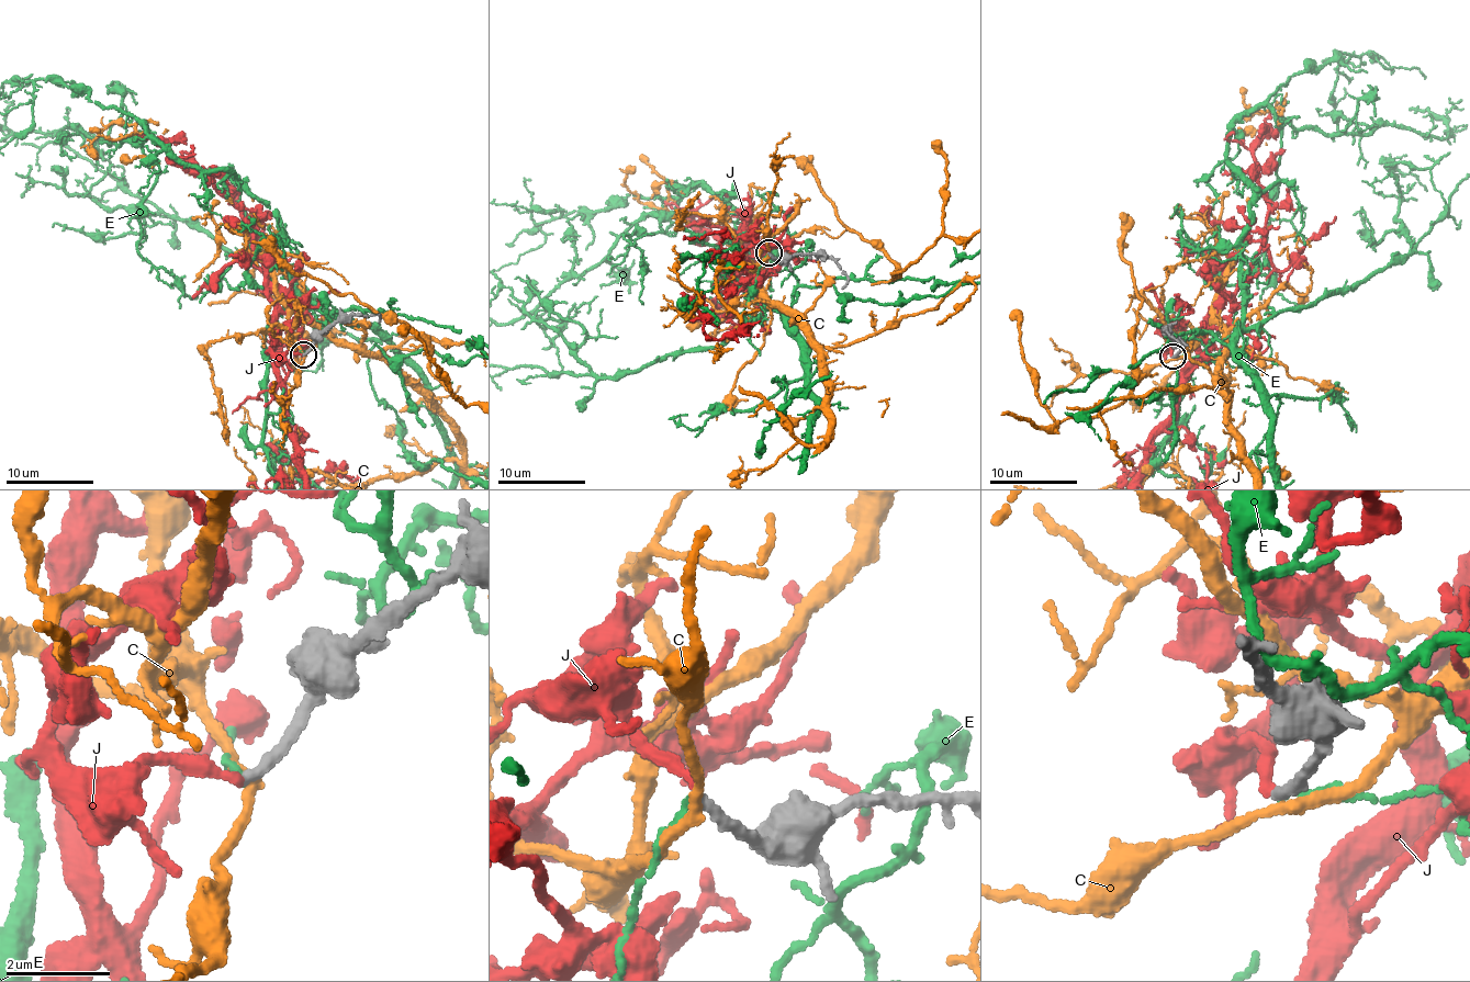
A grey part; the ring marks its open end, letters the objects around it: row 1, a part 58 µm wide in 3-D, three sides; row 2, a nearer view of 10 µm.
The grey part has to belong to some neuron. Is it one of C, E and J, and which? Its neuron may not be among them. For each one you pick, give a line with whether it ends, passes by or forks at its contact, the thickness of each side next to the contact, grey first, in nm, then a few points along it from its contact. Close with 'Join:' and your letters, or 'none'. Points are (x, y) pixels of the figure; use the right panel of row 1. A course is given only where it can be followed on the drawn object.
J: It ends there. Thickness 220 nm (grey) against 220 nm
Join: J

